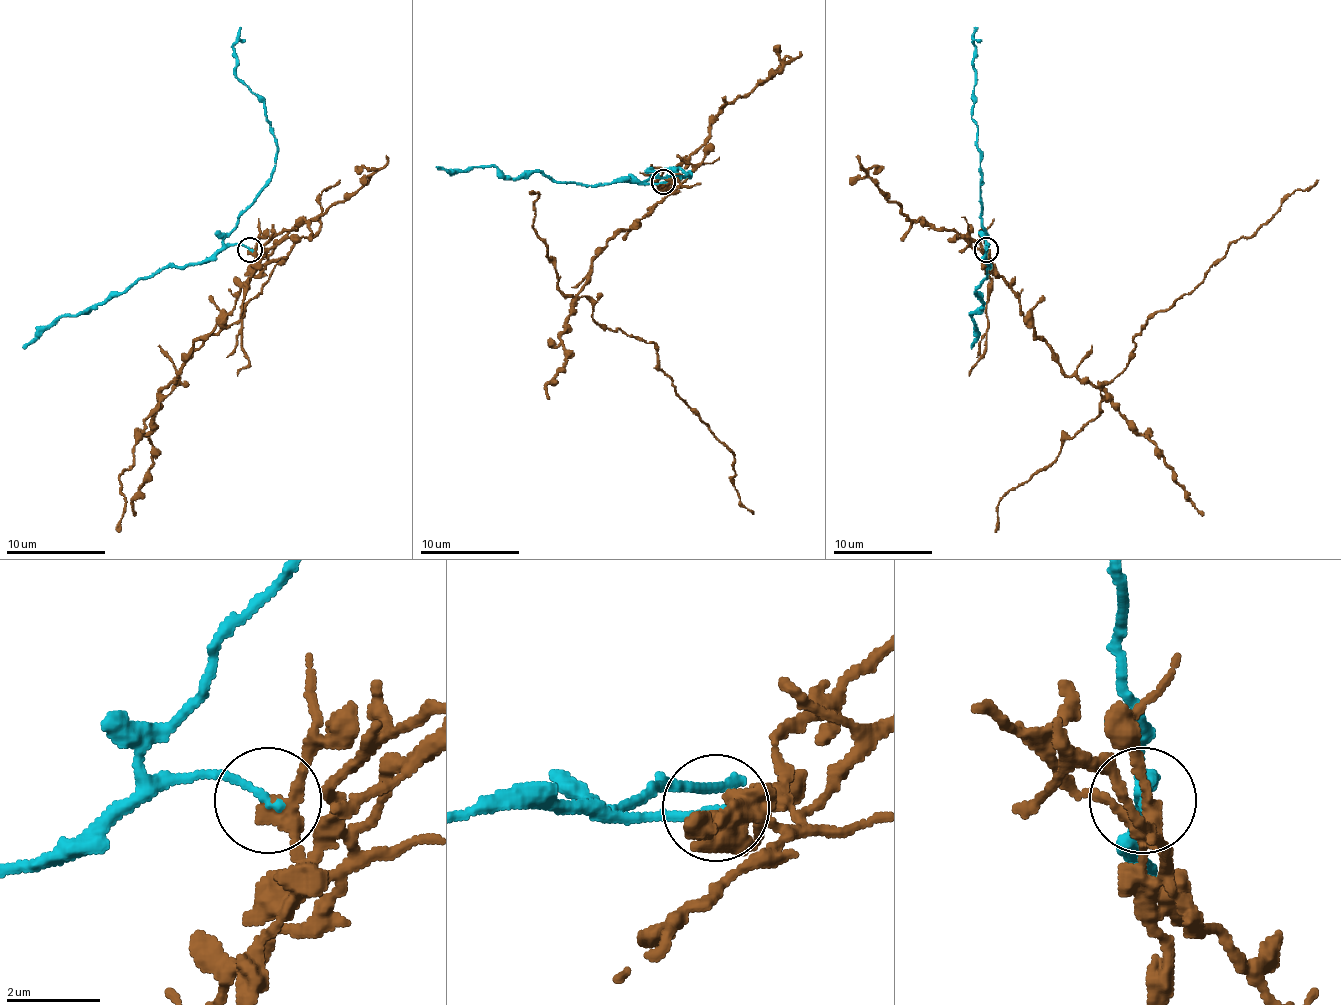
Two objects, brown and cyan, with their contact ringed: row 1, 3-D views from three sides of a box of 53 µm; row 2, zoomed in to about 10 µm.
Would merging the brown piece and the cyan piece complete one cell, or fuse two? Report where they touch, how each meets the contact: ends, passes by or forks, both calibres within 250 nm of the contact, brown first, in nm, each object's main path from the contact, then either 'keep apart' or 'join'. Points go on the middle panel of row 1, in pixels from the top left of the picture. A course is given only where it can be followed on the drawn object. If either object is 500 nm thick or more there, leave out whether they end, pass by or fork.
place (663, 182); brown passes by; cyan ends; calibres 320 and 170 nm; course brown (662, 181), (667, 196), (605, 243), (576, 300), (655, 345), (754, 513); course cyan (662, 181), (638, 181), (650, 176), (690, 174), (680, 166), (650, 169), (655, 174); keep apart

